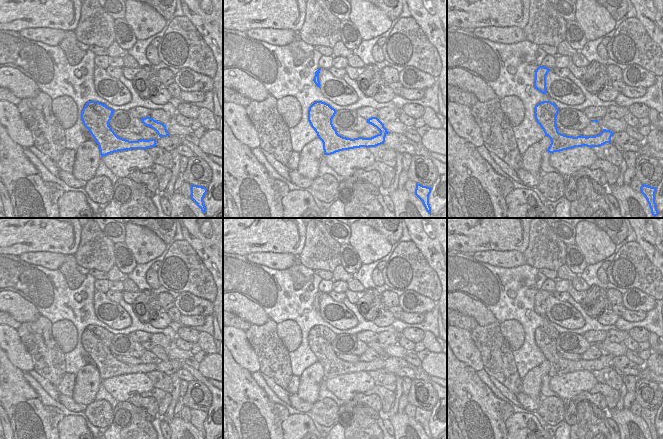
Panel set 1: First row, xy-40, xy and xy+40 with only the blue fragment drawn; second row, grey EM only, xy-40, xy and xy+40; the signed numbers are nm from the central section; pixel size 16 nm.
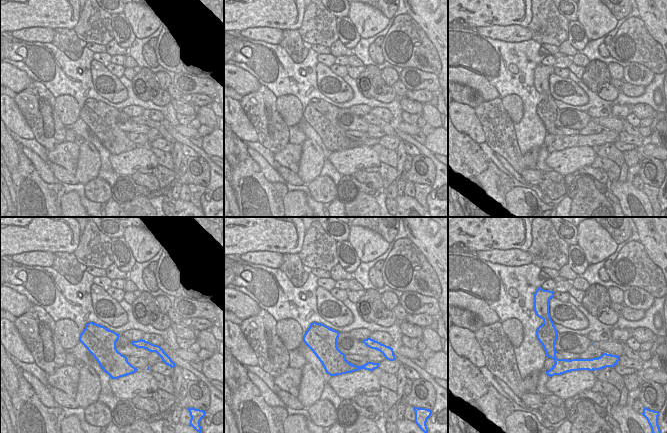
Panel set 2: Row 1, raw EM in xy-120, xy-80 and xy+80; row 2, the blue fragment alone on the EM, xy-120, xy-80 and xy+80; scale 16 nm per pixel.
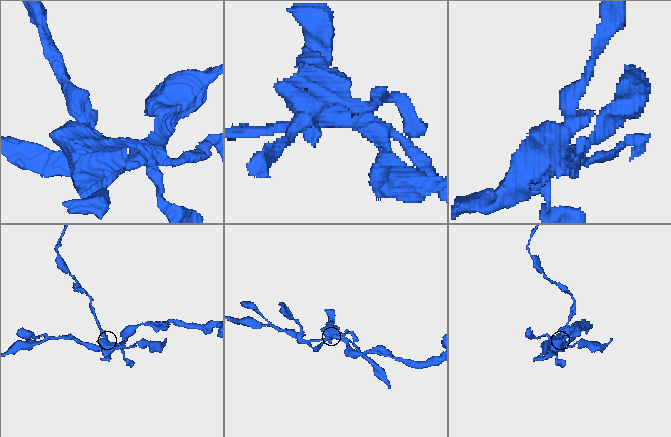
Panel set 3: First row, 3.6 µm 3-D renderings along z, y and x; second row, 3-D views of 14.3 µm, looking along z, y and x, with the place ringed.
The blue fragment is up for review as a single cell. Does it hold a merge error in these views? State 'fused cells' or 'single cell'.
fused cells

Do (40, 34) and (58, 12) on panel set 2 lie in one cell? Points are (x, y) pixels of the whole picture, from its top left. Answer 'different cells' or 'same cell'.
different cells

